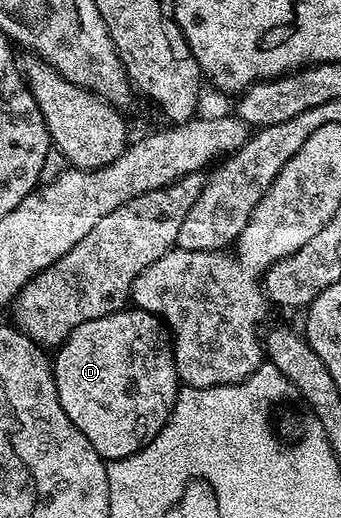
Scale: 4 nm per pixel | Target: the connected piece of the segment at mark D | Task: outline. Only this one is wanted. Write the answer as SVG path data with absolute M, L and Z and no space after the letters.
M125 307L102 319L90 319L78 327L74 327L70 336L55 350L52 374L58 387L58 399L62 403L62 411L66 411L66 415L70 415L70 423L74 423L74 427L78 427L78 431L82 431L82 435L86 435L86 439L90 439L90 447L94 447L94 451L98 451L98 455L104 458L105 462L117 461L126 455L134 455L142 447L146 447L146 443L150 443L150 439L154 439L154 435L158 435L158 431L162 431L162 427L167 423L176 397L182 388L182 382L176 370L172 338L164 322L154 314L135 307Z

